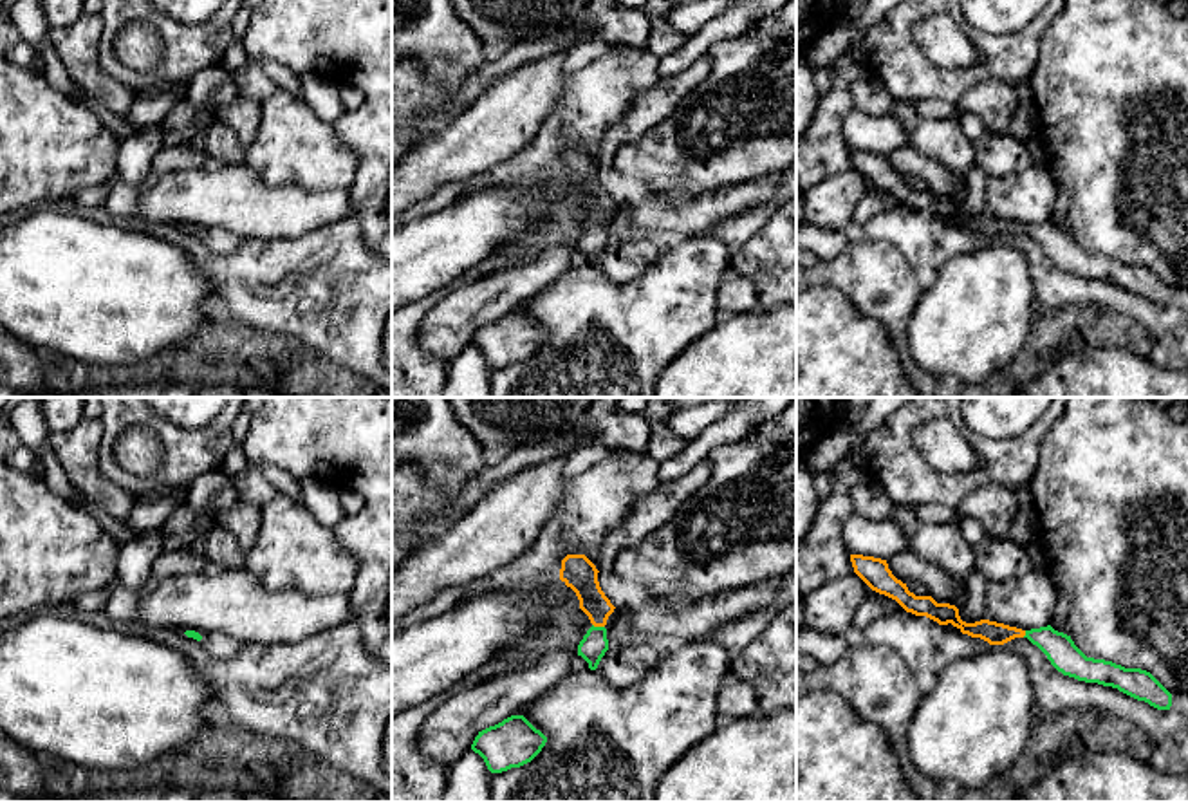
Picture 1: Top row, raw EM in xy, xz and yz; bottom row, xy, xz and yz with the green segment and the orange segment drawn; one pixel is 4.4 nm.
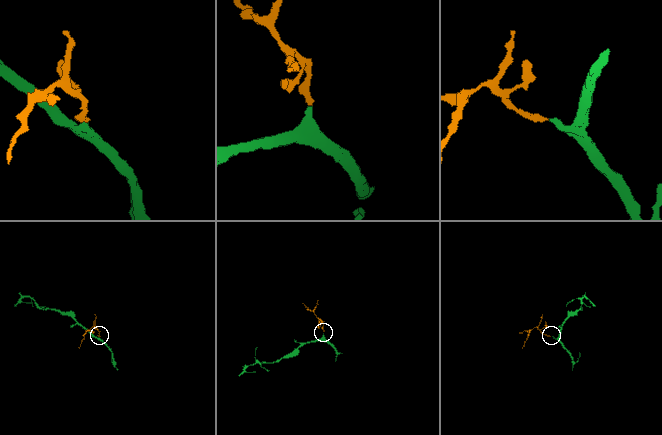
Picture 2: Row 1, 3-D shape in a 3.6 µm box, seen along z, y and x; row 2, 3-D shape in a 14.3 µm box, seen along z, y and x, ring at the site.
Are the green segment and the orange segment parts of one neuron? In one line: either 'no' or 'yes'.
yes

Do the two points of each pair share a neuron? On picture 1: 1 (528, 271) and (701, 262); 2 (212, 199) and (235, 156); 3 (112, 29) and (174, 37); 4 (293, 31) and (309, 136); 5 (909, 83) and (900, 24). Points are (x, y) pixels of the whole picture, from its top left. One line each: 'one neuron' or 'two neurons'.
1: two neurons
2: two neurons
3: one neuron
4: two neurons
5: one neuron

